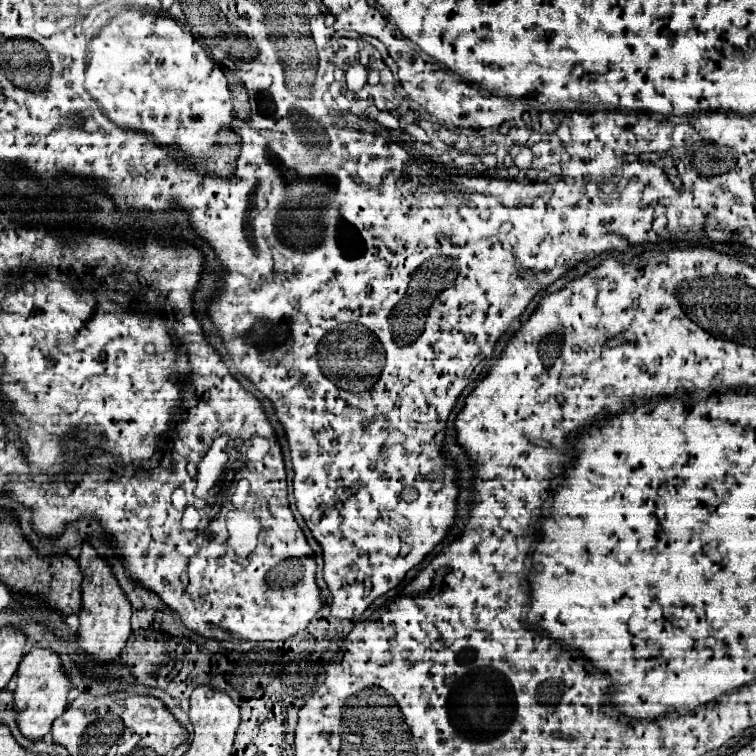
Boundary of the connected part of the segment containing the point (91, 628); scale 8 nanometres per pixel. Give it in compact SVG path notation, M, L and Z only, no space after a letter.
M90 542L82 544L82 554L78 558L84 582L82 582L82 612L80 612L80 646L86 654L94 658L94 662L106 664L114 662L120 652L126 646L126 640L130 636L130 616L132 616L132 606L130 600L126 598L124 590L120 588L112 566L104 556L96 552L96 548Z

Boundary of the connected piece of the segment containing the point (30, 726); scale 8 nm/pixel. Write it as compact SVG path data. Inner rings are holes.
M34 646L28 654L24 654L18 666L18 684L14 690L14 708L20 712L18 714L20 732L32 740L46 736L52 728L52 722L66 710L70 690L72 680L64 672L58 652L54 652L52 648Z

